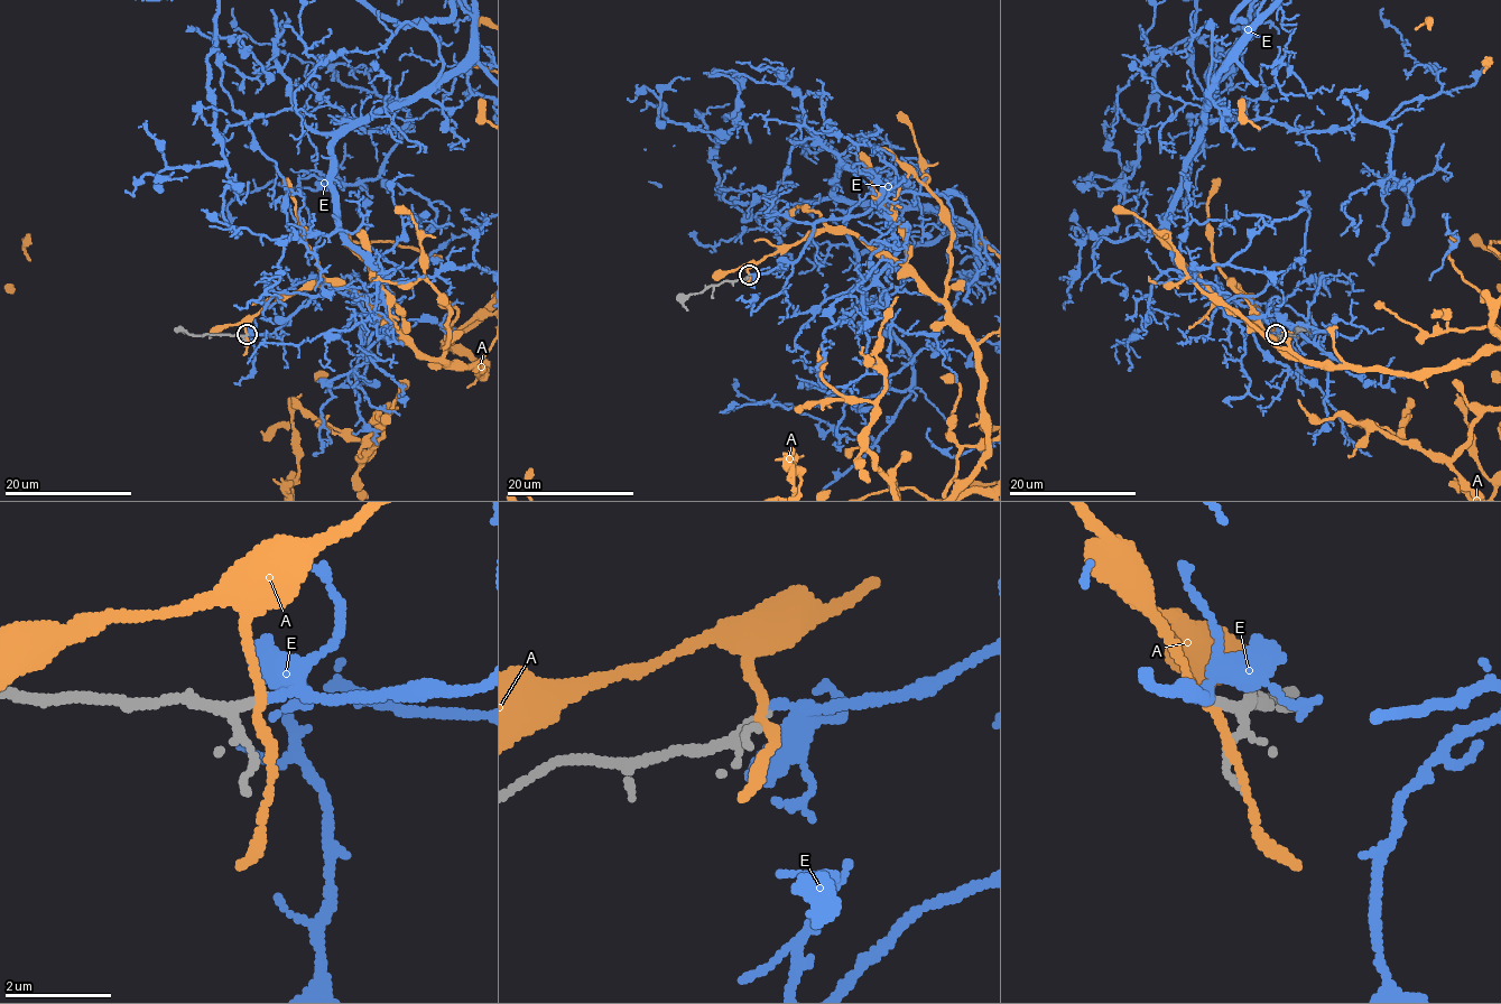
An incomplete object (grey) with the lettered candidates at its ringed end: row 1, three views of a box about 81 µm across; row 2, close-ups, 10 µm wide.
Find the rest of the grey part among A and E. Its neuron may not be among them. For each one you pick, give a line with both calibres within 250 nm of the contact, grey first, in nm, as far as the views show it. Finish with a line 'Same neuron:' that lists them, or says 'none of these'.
E: 100 nm thick on the grey side, 170 nm on the other
Same neuron: E

